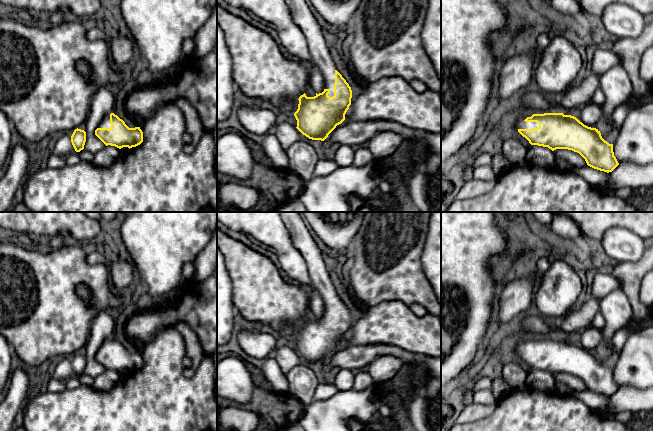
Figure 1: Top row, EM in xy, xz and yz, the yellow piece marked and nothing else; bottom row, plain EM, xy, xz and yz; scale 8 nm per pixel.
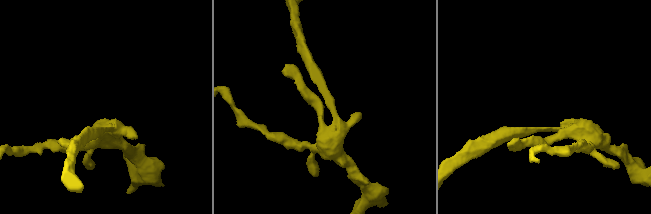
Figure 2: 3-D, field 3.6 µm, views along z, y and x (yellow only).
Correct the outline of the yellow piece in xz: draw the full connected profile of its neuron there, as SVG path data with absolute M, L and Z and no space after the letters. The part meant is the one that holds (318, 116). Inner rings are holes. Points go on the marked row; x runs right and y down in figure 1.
M285 0L293 21L305 35L310 50L310 63L316 66L324 78L324 91L314 97L304 93L299 97L298 109L294 113L297 129L312 140L324 141L328 135L345 120L345 114L351 105L352 90L342 75L336 70L335 63L329 51L330 40L316 20L311 5L307 0Z

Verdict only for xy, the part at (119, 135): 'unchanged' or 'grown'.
grown

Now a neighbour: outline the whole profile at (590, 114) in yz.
M589 102L577 110L576 118L588 127L597 128L602 118L601 106Z

